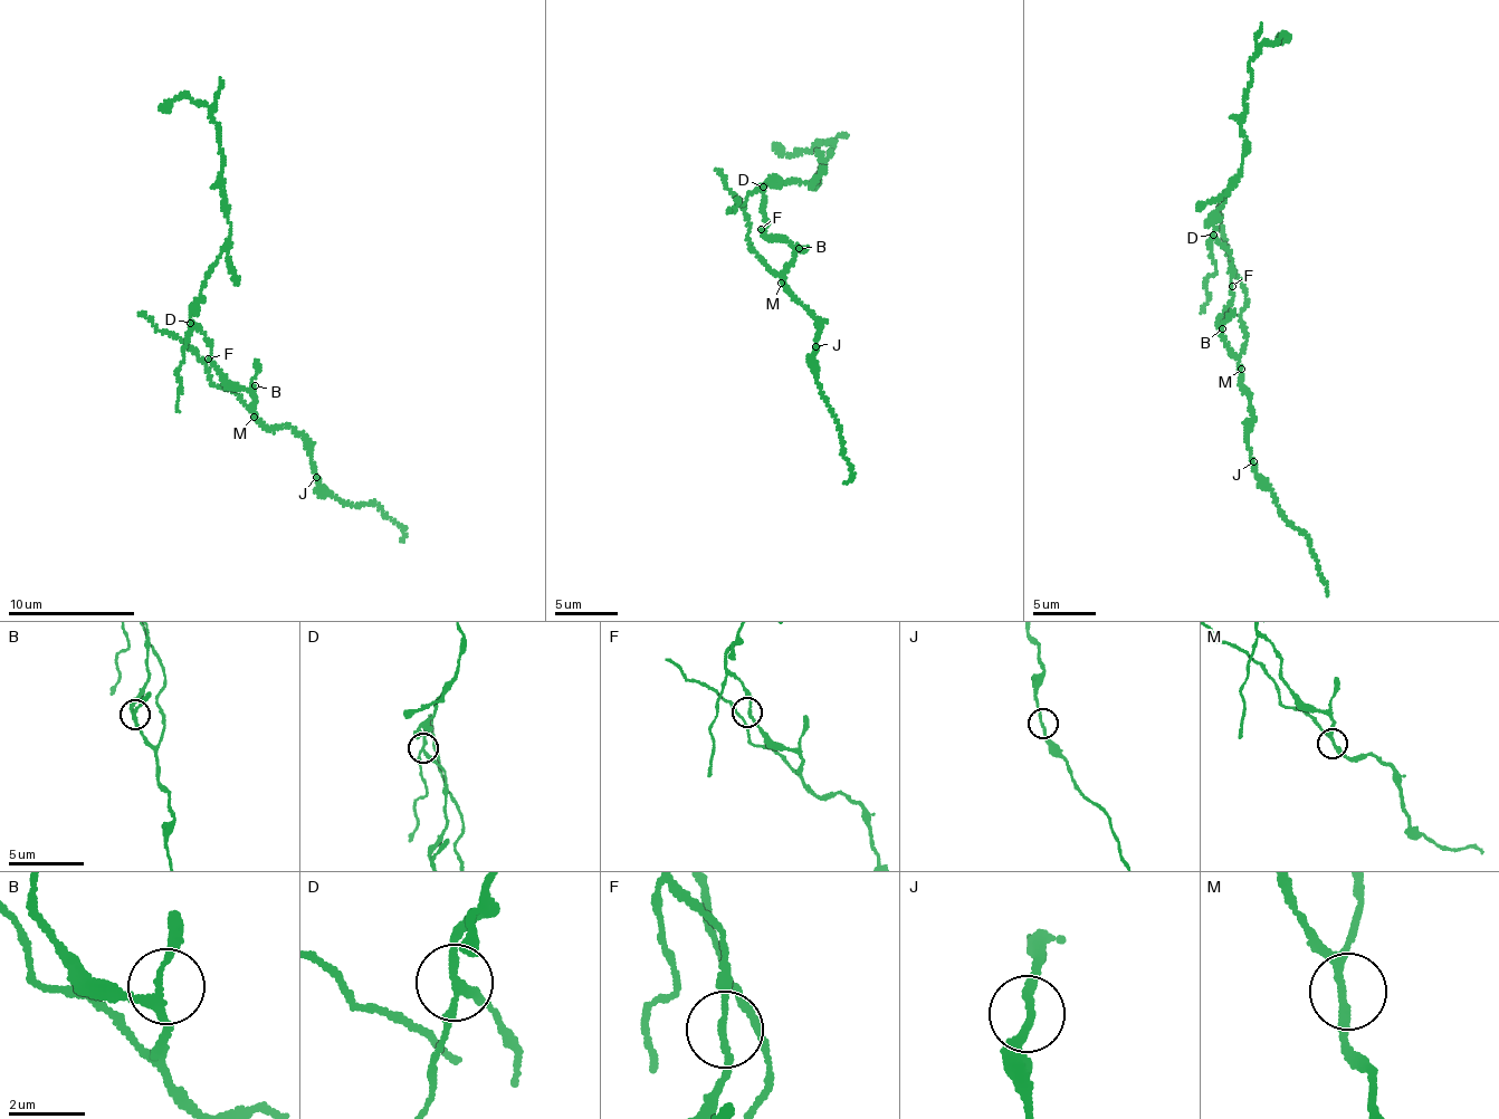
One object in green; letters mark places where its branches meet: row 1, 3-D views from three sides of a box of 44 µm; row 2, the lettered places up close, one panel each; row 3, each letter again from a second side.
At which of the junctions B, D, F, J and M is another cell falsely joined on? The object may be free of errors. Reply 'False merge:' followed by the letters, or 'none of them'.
False merge: D

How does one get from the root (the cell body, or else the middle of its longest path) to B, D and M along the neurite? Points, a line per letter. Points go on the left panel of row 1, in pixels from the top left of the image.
B: (211, 359), (229, 382), (250, 389), (255, 385)
D: (211, 359), (208, 338), (190, 323)
M: (211, 359), (229, 382), (238, 383), (251, 393), (254, 417)

